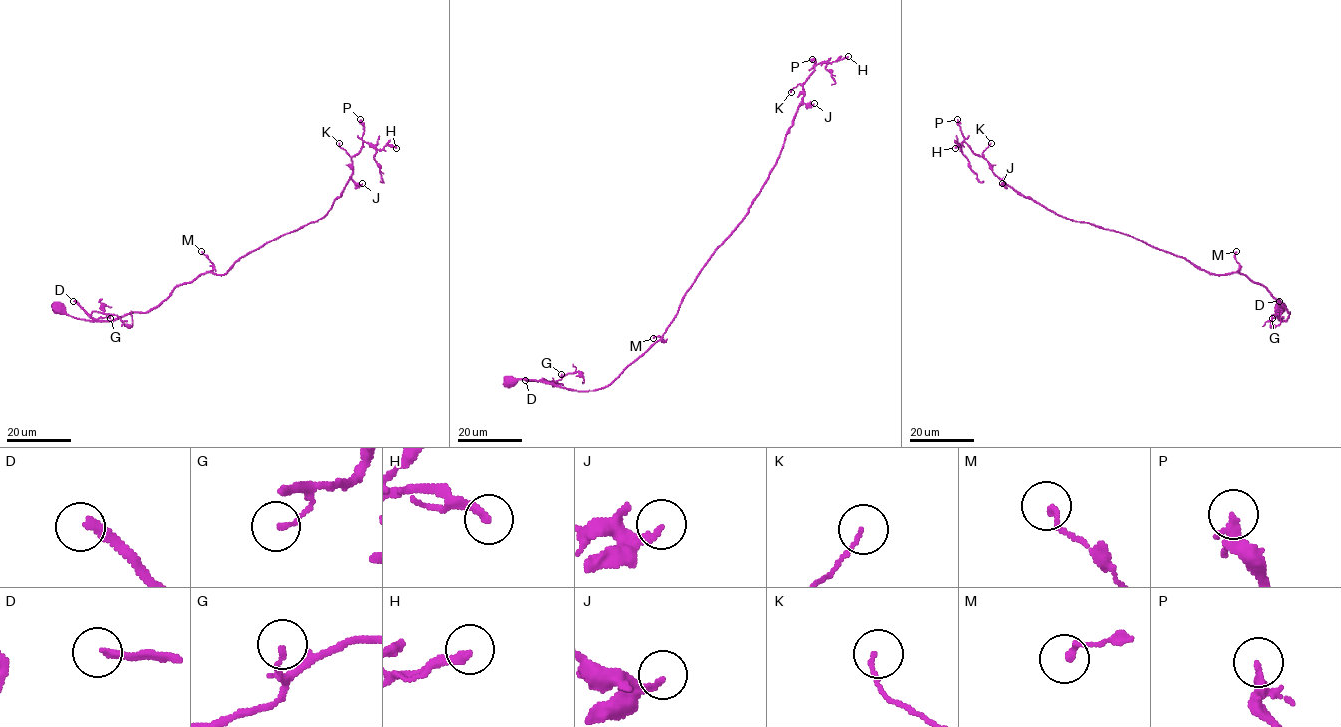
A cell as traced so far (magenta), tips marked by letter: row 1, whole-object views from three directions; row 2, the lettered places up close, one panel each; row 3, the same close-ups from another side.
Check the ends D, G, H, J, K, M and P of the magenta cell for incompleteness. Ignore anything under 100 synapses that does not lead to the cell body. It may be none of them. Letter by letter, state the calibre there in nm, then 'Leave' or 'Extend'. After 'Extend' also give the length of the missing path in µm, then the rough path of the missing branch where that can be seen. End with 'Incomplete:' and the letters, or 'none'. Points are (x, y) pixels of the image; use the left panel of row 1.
D: Thickness 240 nm. Extend. Missing length about 80 µm. Course of what is missing: (73, 301), (60, 297), (30, 312), (14, 331), (39, 352), (55, 378), (62, 378), (98, 400)
G: Thickness 120 nm. Leave
H: Thickness 240 nm. Leave
J: Thickness 150 nm. Leave
K: Thickness 110 nm. Leave
M: Thickness 180 nm. Leave
P: Thickness 220 nm. Leave
Incomplete: D

